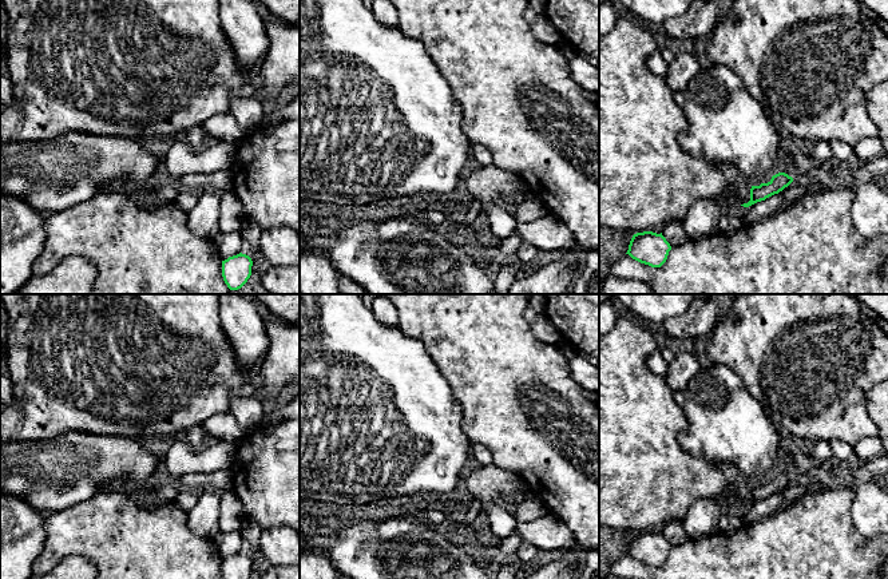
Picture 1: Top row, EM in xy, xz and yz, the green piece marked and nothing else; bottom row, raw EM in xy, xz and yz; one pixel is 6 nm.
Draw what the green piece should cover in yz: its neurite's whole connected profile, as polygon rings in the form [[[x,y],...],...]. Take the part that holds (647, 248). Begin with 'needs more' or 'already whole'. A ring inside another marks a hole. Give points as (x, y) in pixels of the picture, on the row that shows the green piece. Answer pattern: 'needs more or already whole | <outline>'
already whole | [[[643,231],[633,235],[626,254],[641,263],[661,267],[670,250],[671,246],[662,233]]]

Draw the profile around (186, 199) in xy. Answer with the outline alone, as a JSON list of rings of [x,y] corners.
[[[182,187],[181,191],[177,193],[174,203],[189,213],[198,203],[198,199],[199,193],[191,193],[189,189]]]

